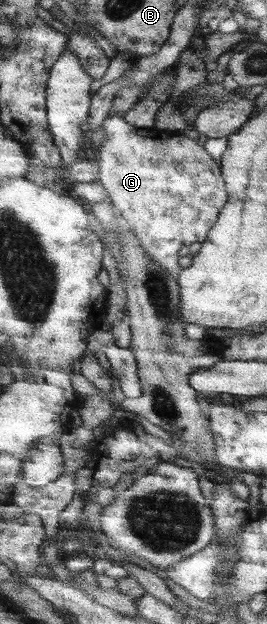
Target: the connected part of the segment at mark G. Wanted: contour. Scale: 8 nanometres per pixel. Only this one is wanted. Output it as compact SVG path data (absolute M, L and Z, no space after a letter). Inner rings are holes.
M111 111L109 116L105 119L102 128L106 137L98 146L99 181L105 187L109 199L112 200L119 215L130 224L130 230L132 230L134 236L140 240L142 248L144 248L144 250L150 254L150 257L158 263L160 267L164 268L166 272L170 272L170 274L173 275L180 274L180 265L178 265L180 255L178 255L178 251L180 251L182 247L192 245L192 243L204 245L209 237L210 231L214 228L214 225L216 225L218 217L220 217L220 213L222 213L222 209L229 201L229 190L225 184L225 177L221 170L221 164L206 151L206 148L202 144L199 145L194 139L190 139L190 137L186 137L186 135L176 130L170 132L168 130L158 130L154 127L138 128L135 125L130 125L130 122L126 121L124 113L122 112Z

